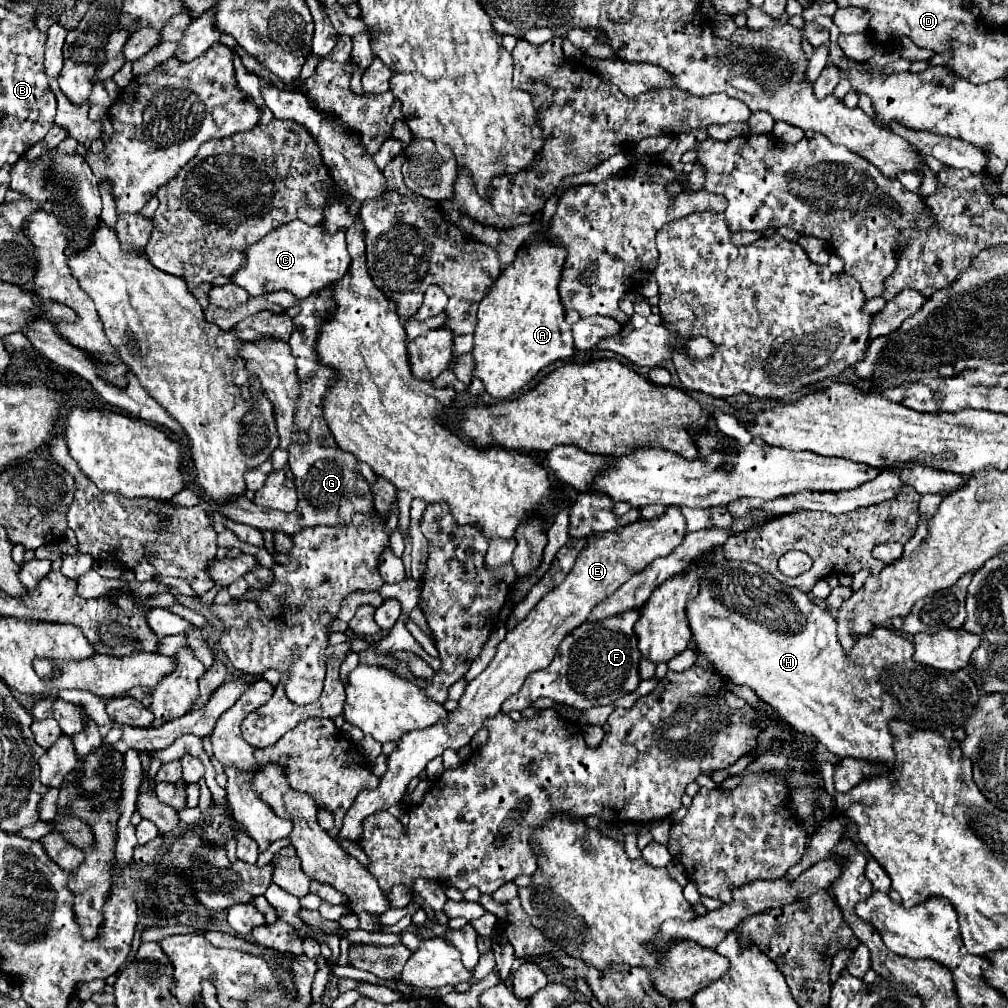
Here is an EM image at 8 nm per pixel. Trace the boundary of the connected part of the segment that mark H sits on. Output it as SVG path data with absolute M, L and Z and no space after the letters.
M721 555L707 567L699 595L687 603L697 651L717 667L731 683L751 687L761 701L771 705L791 727L811 733L821 745L839 757L853 757L869 763L891 765L895 761L889 723L899 719L919 729L939 731L953 737L955 729L965 727L977 703L979 689L965 669L935 671L913 661L913 643L889 627L877 627L871 635L857 637L849 655L841 649L835 635L835 617L819 607L799 589L785 587L761 567L745 561L727 561Z

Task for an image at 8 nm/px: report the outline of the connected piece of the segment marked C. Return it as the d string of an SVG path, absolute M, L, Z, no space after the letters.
M291 221L265 235L261 241L247 249L247 265L233 273L231 281L251 295L263 295L273 291L289 291L295 297L309 297L313 291L331 287L351 267L351 255L345 243L345 231L335 235L325 233L323 225L307 225L303 221Z

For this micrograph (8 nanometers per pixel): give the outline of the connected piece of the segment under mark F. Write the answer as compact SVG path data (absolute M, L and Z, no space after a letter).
M629 609L603 621L581 623L563 639L553 663L543 671L531 673L525 679L523 689L505 701L501 711L503 713L523 711L541 697L549 697L555 703L563 703L575 709L589 709L611 705L615 699L633 693L641 683L639 677L641 655L633 631L633 625L639 621L639 611L641 609Z

